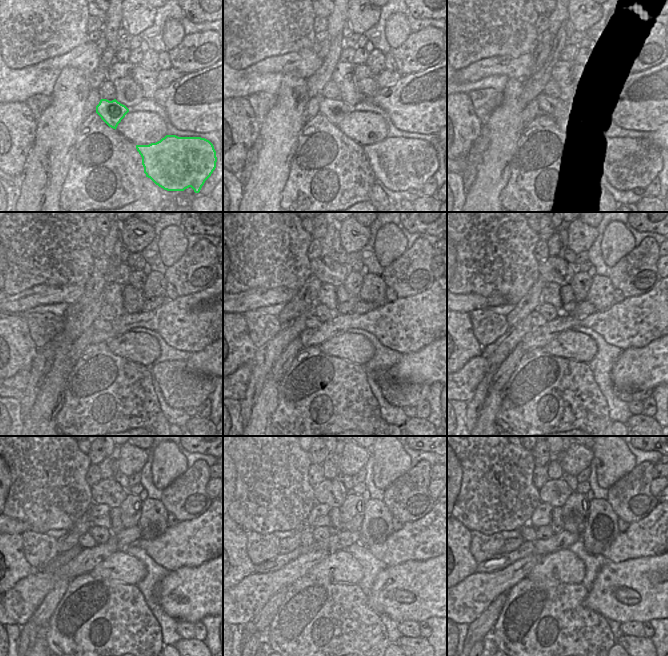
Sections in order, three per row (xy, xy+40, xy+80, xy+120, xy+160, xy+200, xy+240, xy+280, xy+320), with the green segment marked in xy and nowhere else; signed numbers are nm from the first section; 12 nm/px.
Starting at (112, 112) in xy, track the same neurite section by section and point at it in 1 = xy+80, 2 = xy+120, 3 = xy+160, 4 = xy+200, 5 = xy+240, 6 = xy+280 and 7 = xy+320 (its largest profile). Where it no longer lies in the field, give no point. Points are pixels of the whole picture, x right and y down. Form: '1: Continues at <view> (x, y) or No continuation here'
1: Continues at xy+80 (554, 107)
2: Continues at xy+120 (99, 324)
3: Continues at xy+160 (313, 321)
4: Continues at xy+200 (538, 320)
5: Continues at xy+240 (86, 541)
6: Continues at xy+280 (307, 539)
7: Continues at xy+320 (528, 533)

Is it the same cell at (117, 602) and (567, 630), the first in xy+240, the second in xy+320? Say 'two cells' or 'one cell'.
one cell

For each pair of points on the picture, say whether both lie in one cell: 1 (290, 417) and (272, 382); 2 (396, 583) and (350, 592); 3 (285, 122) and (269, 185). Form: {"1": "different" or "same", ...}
{"1": "different", "2": "different", "3": "same"}

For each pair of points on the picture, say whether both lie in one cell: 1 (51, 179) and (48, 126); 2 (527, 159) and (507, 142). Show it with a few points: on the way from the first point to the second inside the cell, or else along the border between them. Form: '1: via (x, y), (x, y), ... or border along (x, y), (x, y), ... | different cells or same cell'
1: via (51, 166), (51, 139) | same cell
2: border along (523, 128), (516, 152), (510, 164), (511, 172) | different cells

